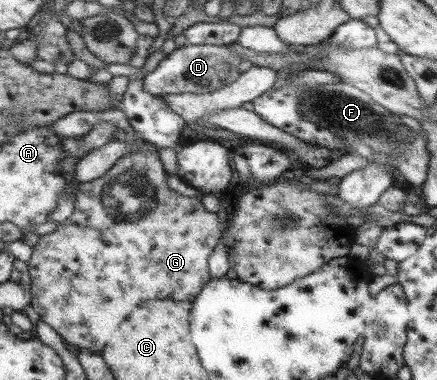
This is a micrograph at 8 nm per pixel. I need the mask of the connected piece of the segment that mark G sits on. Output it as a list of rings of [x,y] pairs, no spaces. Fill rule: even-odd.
[[[117,107],[109,108],[107,110],[99,110],[95,112],[90,111],[76,111],[68,113],[54,122],[49,124],[49,129],[55,133],[55,135],[61,135],[61,137],[74,137],[76,134],[86,133],[91,131],[91,128],[95,123],[111,123],[115,127],[115,136],[112,141],[121,141],[125,143],[127,147],[133,147],[133,152],[125,152],[121,154],[117,161],[109,168],[101,177],[79,184],[75,188],[74,203],[71,215],[67,219],[63,219],[57,224],[57,227],[53,232],[39,235],[37,242],[33,245],[32,252],[29,260],[26,262],[27,271],[31,279],[30,293],[30,307],[39,315],[40,321],[45,323],[53,332],[57,334],[57,337],[61,337],[65,344],[75,346],[79,350],[86,350],[90,353],[100,354],[107,341],[110,339],[112,334],[115,332],[118,326],[130,315],[131,311],[136,309],[139,304],[143,304],[147,301],[152,300],[170,300],[170,301],[185,301],[193,302],[195,297],[200,294],[201,289],[209,281],[211,275],[209,275],[208,257],[213,251],[219,237],[221,237],[221,231],[225,229],[226,222],[219,222],[217,215],[203,209],[200,198],[201,194],[194,195],[192,197],[183,196],[174,190],[171,190],[165,183],[167,174],[159,162],[159,149],[154,145],[148,144],[147,142],[139,138],[139,134],[131,128],[123,110],[119,110]]]

